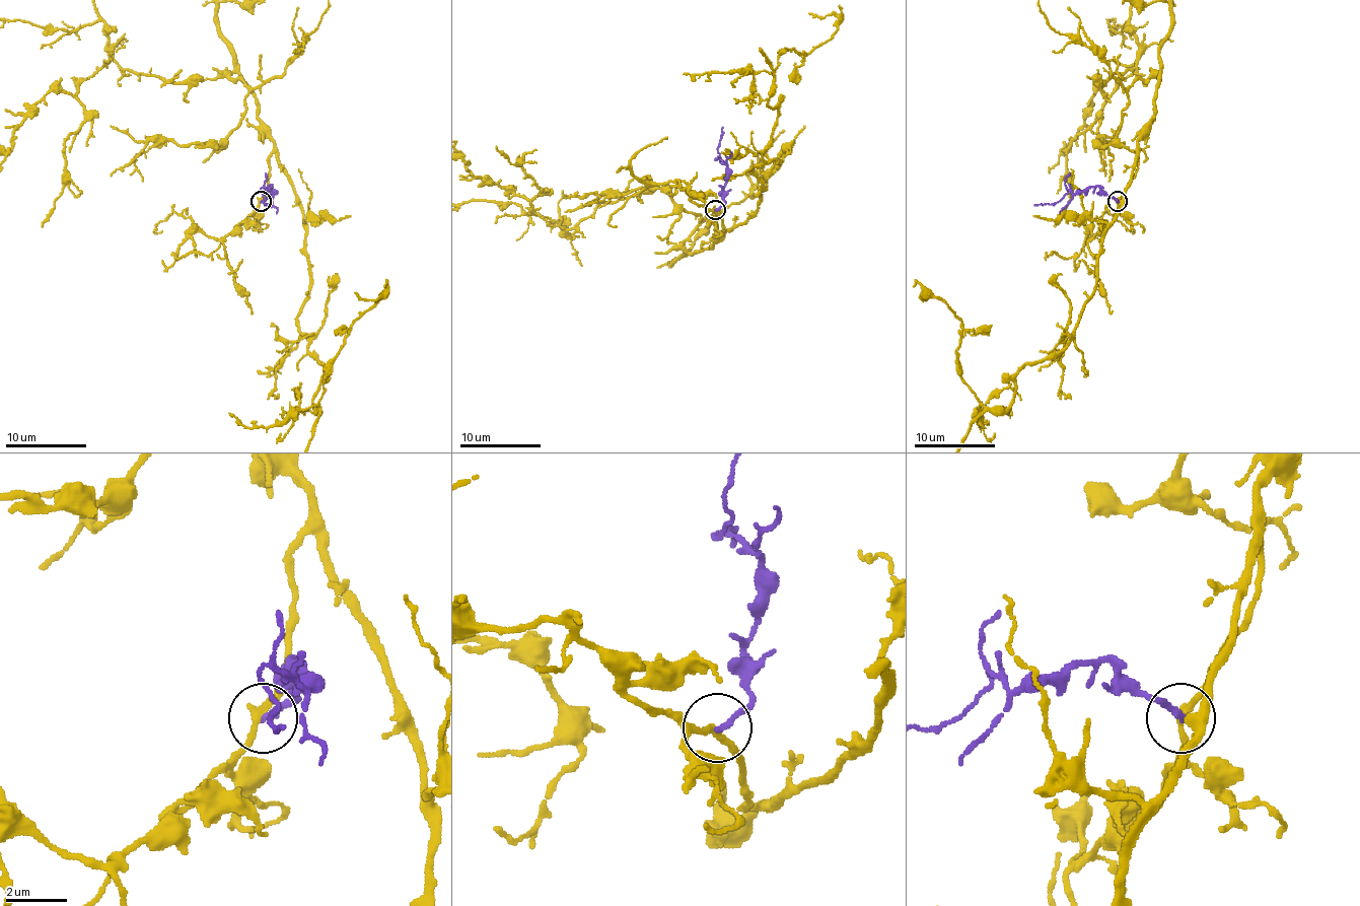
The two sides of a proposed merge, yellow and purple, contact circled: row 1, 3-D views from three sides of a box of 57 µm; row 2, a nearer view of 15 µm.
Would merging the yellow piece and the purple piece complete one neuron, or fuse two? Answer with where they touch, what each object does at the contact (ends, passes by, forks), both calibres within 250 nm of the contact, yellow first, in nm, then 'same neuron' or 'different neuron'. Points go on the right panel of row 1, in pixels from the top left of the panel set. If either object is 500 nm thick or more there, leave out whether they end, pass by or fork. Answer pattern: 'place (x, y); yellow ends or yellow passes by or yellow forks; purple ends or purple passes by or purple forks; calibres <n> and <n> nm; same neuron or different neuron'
place (1117, 201); yellow passes by; purple ends; calibres 200 and 200 nm; different neuron

